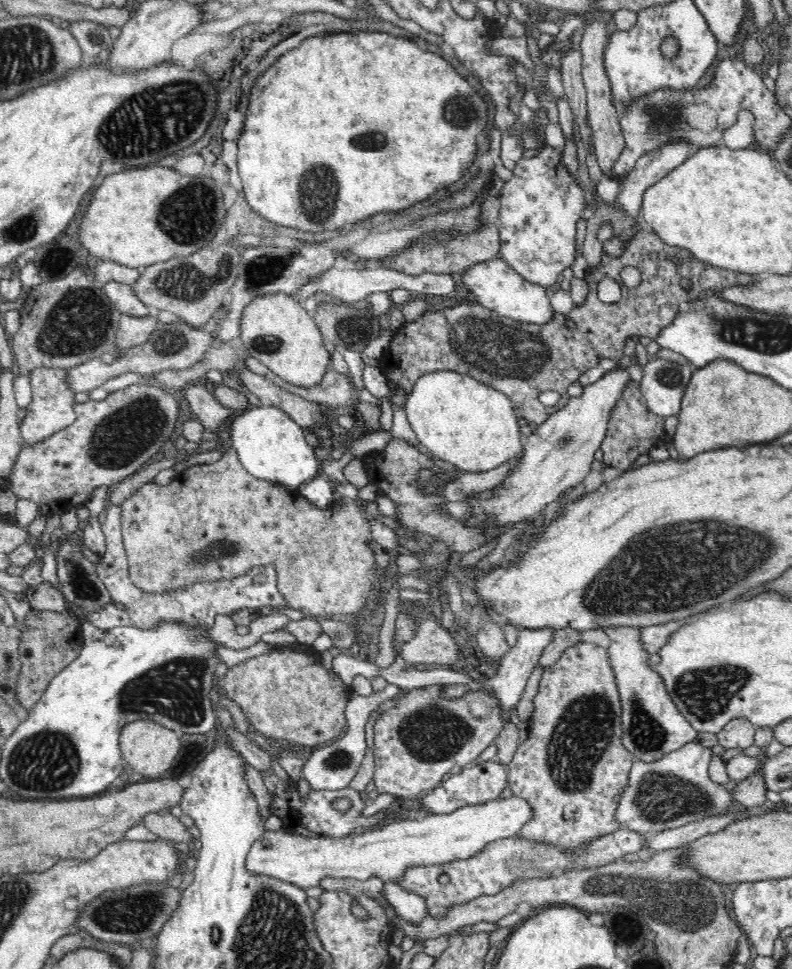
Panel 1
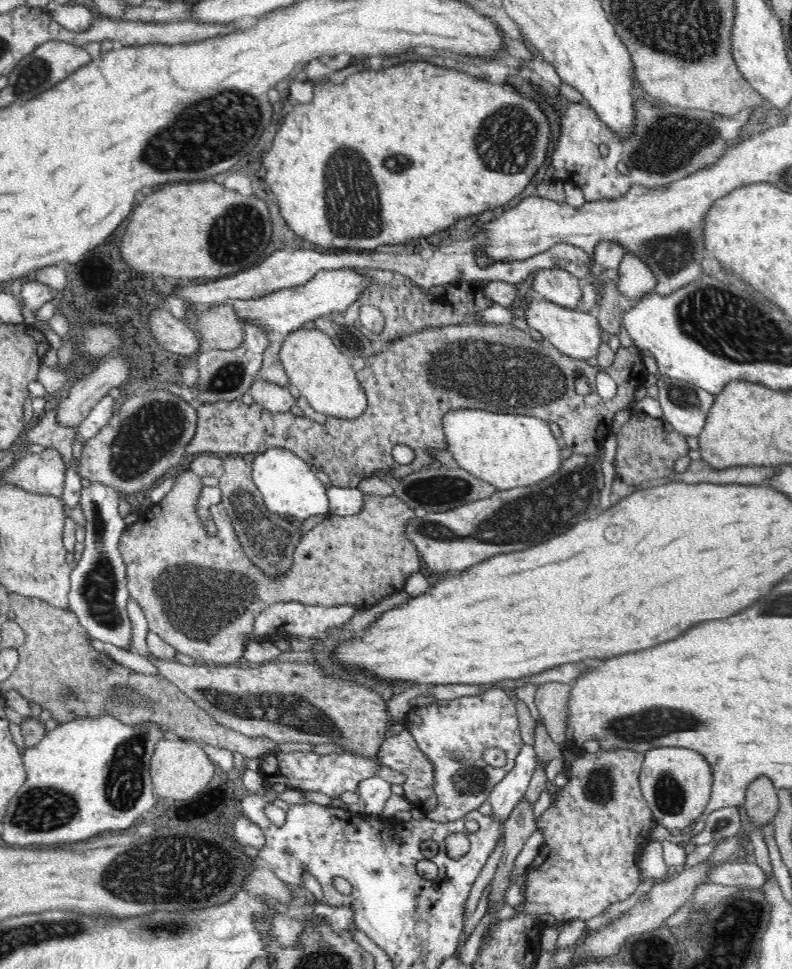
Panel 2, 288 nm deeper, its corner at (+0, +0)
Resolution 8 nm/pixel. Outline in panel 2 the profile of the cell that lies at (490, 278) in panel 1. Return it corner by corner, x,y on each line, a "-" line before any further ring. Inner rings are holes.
534,302
528,310
526,310
526,320
530,322
530,326
534,330
538,330
552,346
556,346
556,350
560,350
566,356
572,356
576,360
596,360
600,354
600,348
604,344
612,344
606,342
604,338
604,330
598,322
598,316
594,314
582,314
582,310
566,310
564,306
554,306
552,302

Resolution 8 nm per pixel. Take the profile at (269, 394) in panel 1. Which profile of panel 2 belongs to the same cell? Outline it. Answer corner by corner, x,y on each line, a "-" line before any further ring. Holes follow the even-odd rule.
260,378
260,382
252,384
250,394
252,394
256,406
264,408
266,412
290,414
294,406
300,406
300,400
294,400
290,386
278,386
278,384
266,382
262,378

